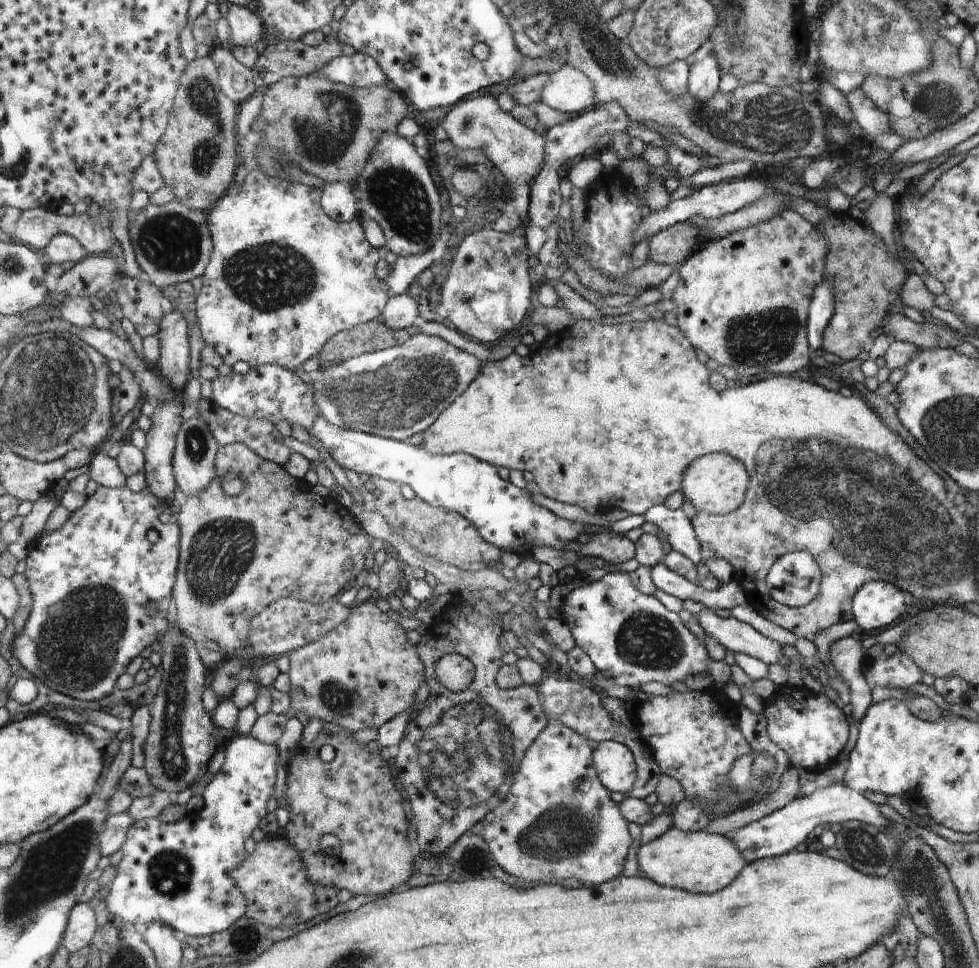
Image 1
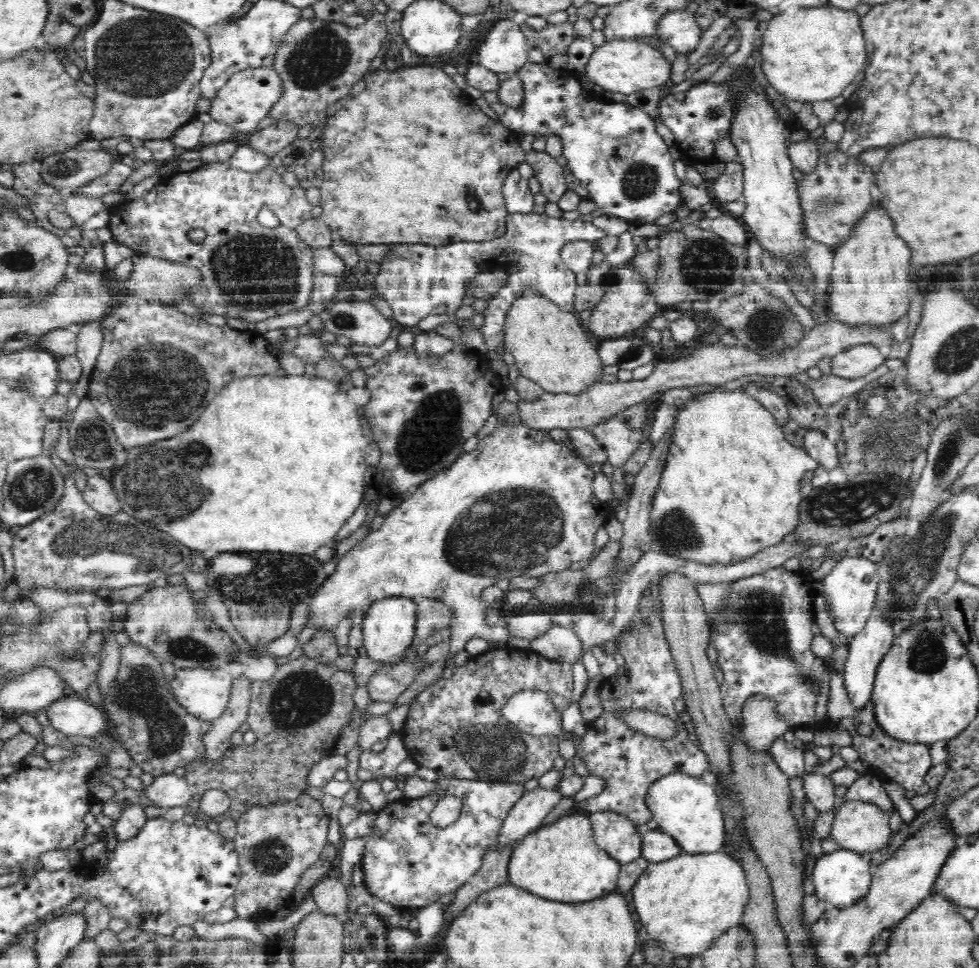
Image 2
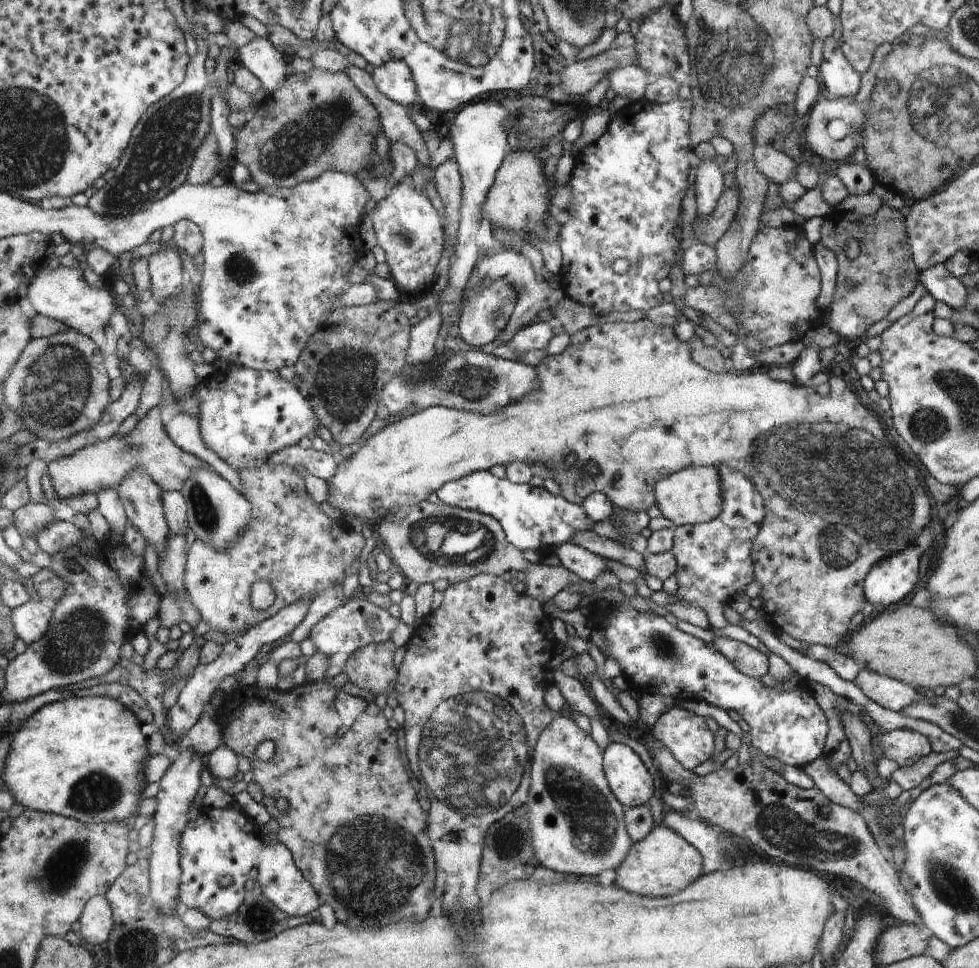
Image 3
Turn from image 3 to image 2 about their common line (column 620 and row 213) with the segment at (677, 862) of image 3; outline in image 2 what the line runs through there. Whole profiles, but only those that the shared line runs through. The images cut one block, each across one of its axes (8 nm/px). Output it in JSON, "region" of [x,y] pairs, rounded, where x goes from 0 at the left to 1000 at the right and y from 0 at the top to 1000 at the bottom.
{"region":[[[900,211],[891,213],[876,229],[875,236],[867,248],[860,250],[859,254],[851,256],[851,260],[852,275],[846,293],[845,321],[850,322],[853,331],[862,336],[868,336],[868,339],[875,339],[878,336],[903,339],[903,337],[911,336],[915,331],[919,331],[927,322],[927,316],[930,316],[930,310],[927,310],[930,256],[925,254],[925,250],[921,250],[921,246],[917,246],[913,229],[910,228],[910,224]]]}

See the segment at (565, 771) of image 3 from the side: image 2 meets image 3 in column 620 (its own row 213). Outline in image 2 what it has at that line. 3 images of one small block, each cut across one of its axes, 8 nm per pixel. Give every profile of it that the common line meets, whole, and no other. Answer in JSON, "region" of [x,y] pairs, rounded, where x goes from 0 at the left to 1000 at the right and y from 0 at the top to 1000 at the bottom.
{"region":[[[854,154],[854,157],[838,161],[827,179],[829,182],[823,182],[819,192],[814,194],[820,216],[820,242],[825,248],[842,250],[847,256],[854,256],[854,252],[867,248],[876,229],[891,215],[891,176],[882,167],[876,167],[875,160],[868,161]]]}

